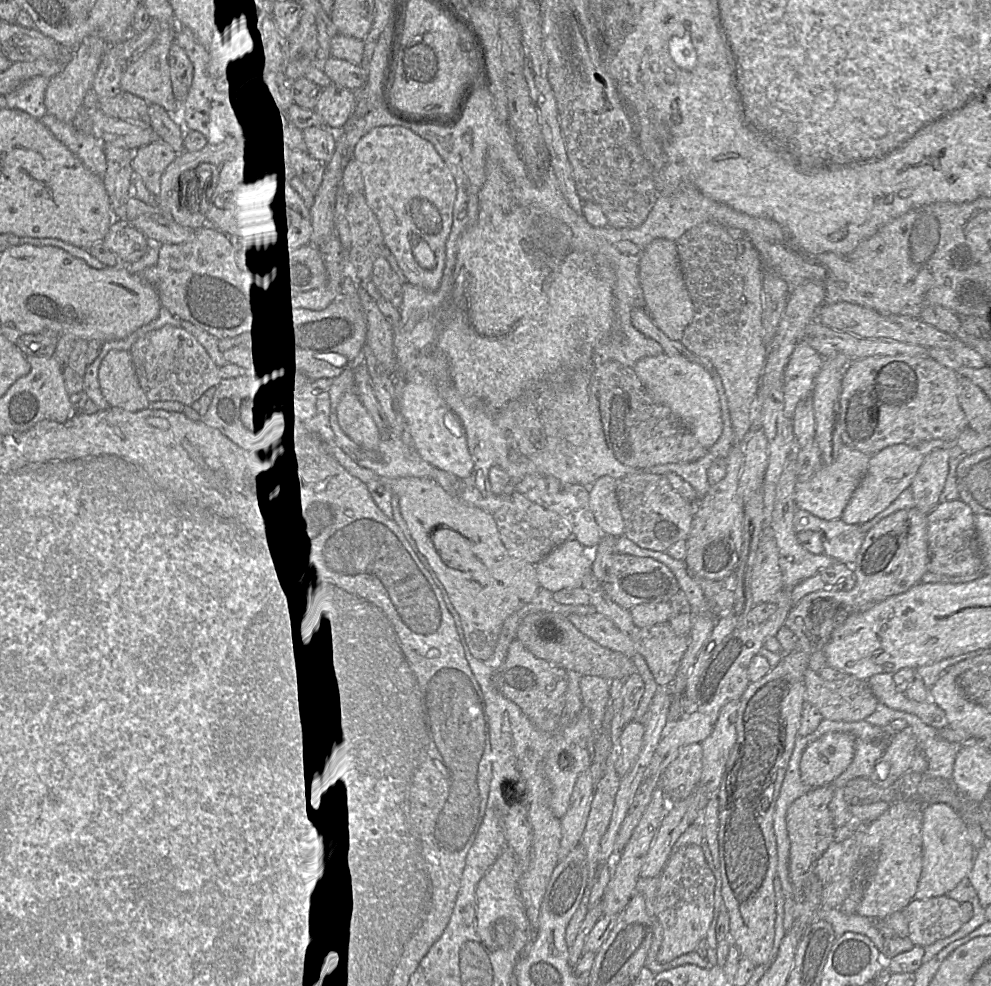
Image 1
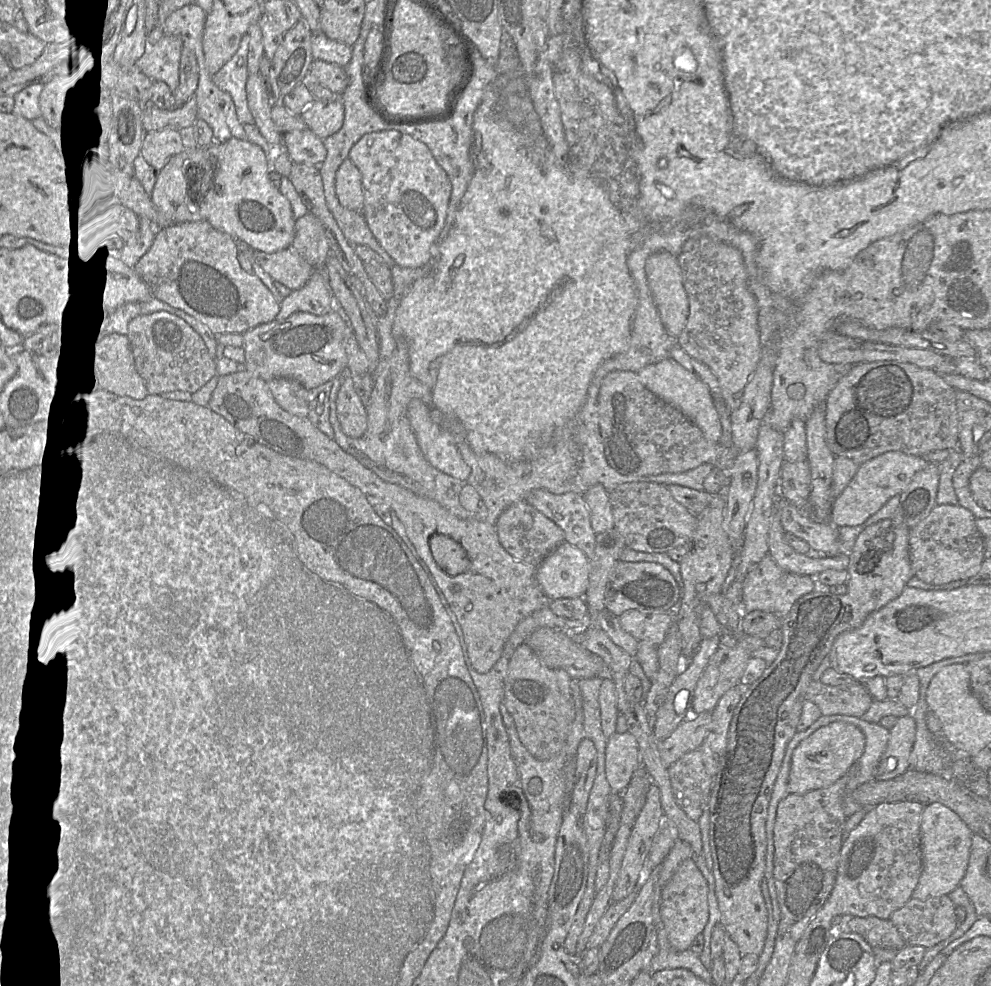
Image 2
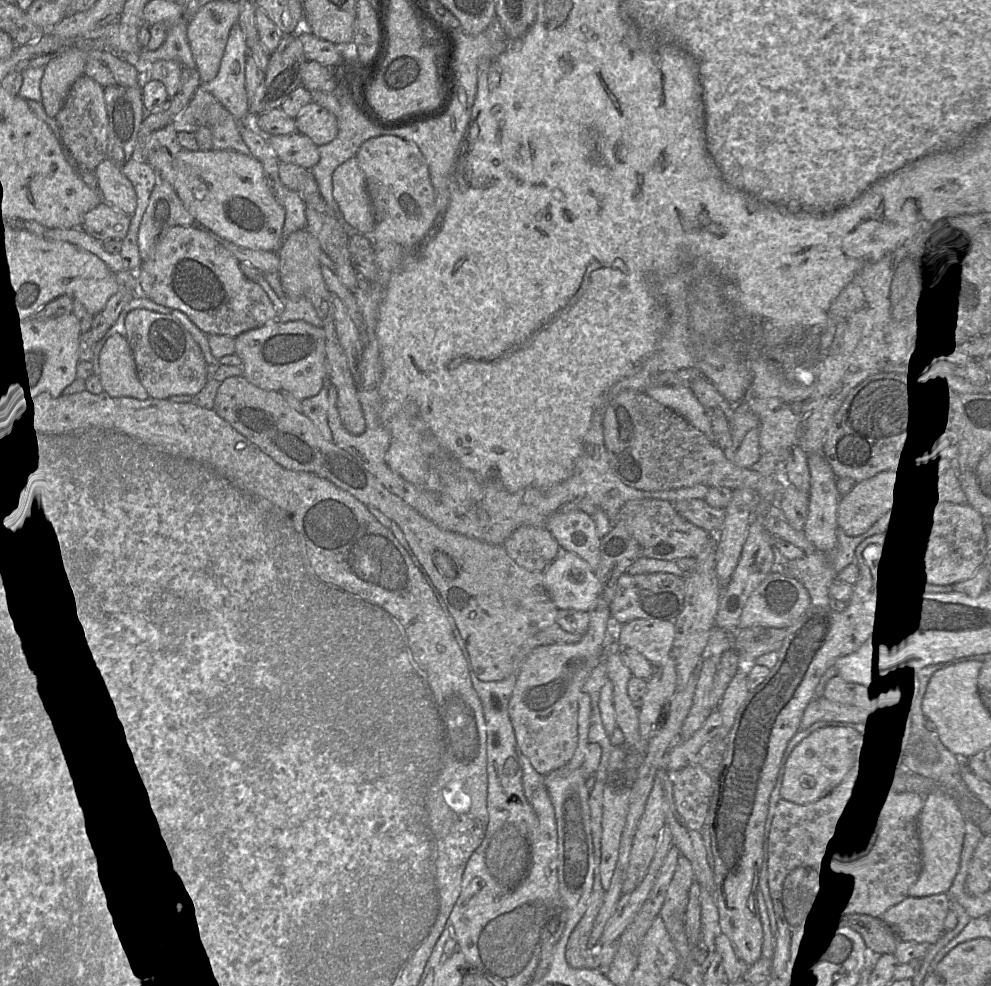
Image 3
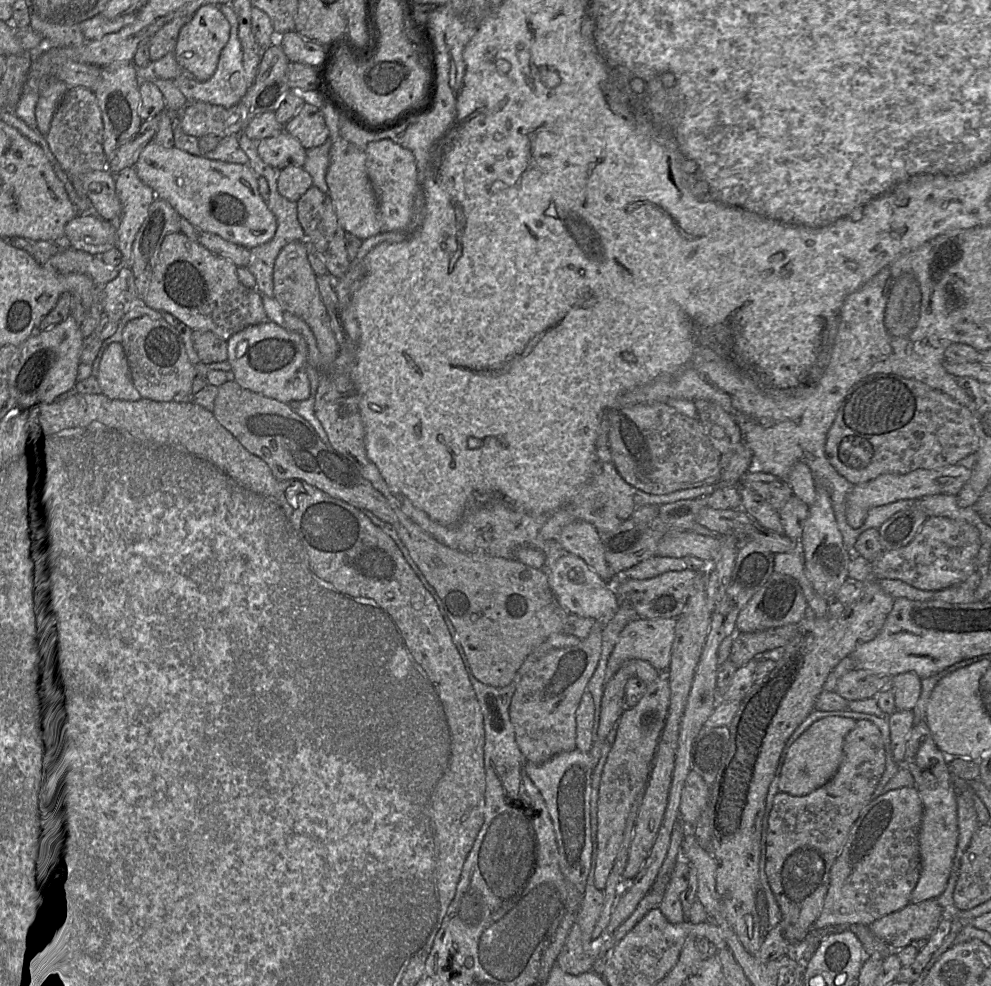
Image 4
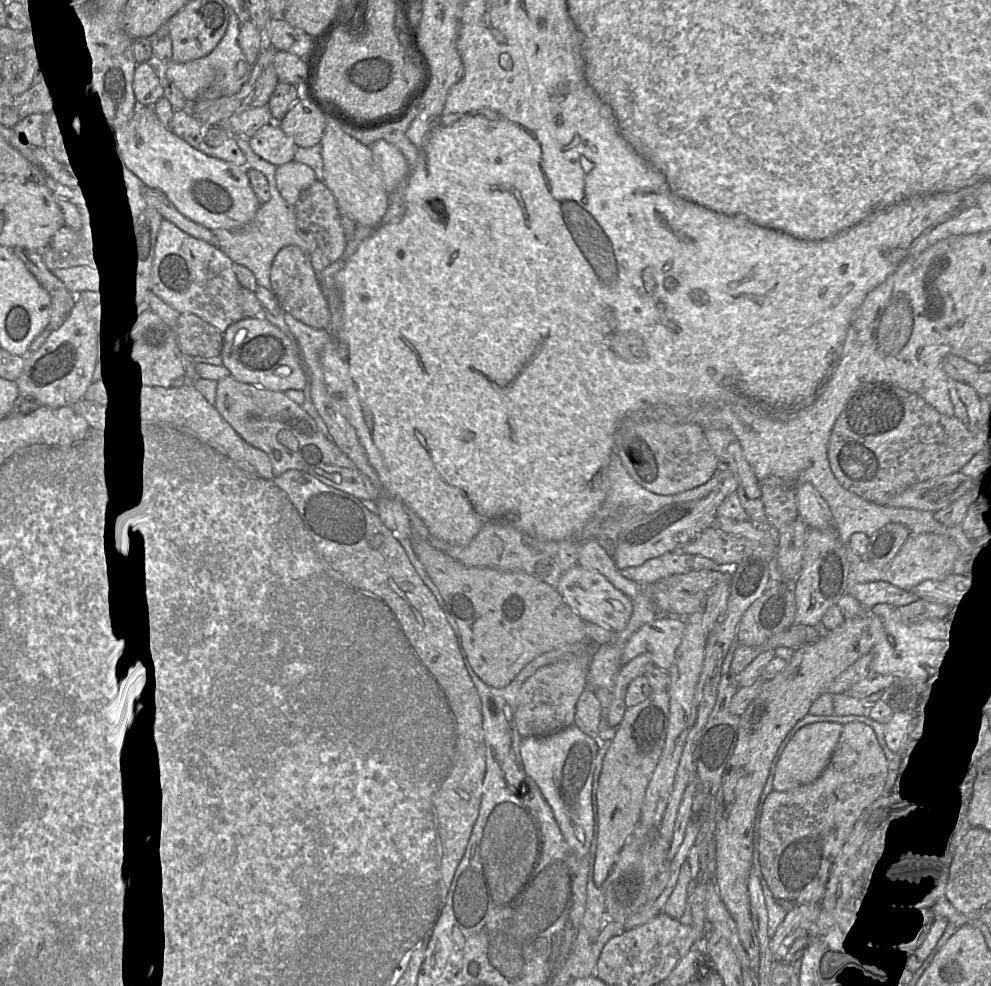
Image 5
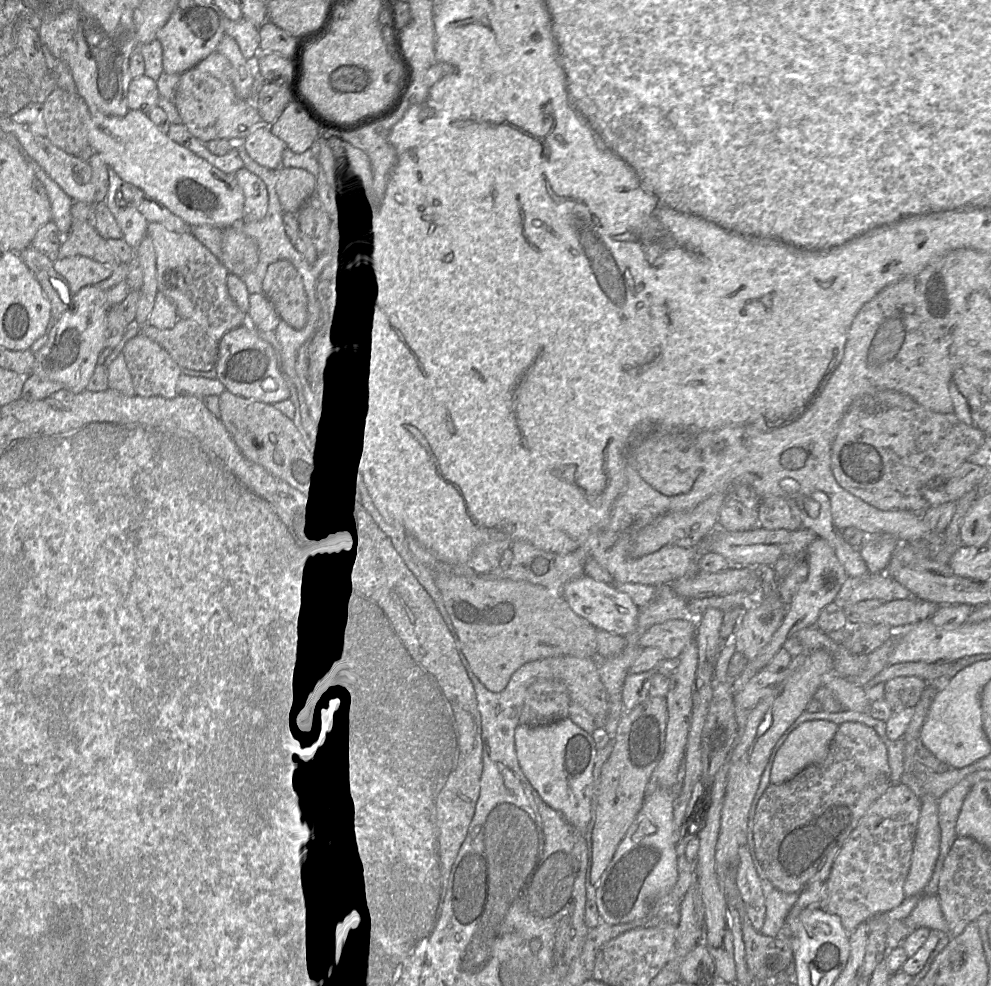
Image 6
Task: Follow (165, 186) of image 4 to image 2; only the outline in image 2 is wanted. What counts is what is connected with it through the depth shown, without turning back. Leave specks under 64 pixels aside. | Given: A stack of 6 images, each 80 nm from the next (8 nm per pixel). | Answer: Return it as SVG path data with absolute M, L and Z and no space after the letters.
M249 141L227 142L217 147L216 156L212 185L199 205L203 220L254 250L272 253L289 248L296 220L290 202L269 179L263 150Z

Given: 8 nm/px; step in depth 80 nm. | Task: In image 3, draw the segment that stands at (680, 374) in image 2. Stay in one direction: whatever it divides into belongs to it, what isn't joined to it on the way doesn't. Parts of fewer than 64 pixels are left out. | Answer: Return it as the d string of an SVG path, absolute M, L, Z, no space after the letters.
M652 386L645 393L686 418L713 441L710 416L689 386Z

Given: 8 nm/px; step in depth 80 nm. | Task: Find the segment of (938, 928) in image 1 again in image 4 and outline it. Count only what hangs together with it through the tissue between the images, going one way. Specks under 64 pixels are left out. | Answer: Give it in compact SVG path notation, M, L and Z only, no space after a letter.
M929 899L909 903L904 908L868 926L877 937L897 951L914 941L927 940L936 931L944 917L943 908L937 900Z

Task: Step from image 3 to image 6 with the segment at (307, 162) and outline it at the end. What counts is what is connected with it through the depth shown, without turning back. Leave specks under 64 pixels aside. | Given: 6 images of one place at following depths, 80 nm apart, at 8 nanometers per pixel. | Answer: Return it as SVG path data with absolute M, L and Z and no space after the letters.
M259 125L244 139L243 144L257 164L272 170L281 167L282 155L287 148L281 139L271 133L270 125Z

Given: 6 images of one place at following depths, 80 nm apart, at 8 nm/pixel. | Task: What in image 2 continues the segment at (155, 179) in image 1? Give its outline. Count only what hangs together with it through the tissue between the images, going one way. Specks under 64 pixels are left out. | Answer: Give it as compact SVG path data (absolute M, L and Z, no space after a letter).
M175 129L148 132L140 145L139 154L158 174L168 160L184 150L179 131Z

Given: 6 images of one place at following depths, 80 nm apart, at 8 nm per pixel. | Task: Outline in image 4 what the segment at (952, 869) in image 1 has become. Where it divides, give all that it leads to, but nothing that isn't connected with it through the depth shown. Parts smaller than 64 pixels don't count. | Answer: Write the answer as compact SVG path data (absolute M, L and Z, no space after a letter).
M925 721L912 726L901 766L912 774L923 806L919 829L920 876L910 895L910 903L918 903L937 899L946 889L958 842L957 792L948 769L948 757L935 745Z

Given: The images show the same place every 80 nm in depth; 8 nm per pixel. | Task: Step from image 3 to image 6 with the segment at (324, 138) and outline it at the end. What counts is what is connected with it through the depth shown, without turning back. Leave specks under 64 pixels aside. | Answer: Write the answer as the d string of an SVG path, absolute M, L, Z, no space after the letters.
M299 101L290 103L280 117L270 125L271 133L296 154L312 149L323 129L318 118Z

